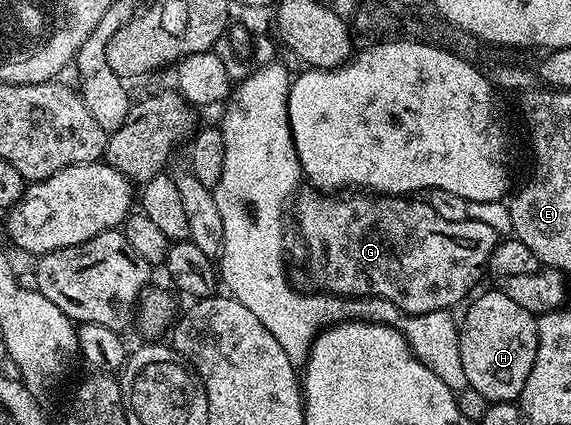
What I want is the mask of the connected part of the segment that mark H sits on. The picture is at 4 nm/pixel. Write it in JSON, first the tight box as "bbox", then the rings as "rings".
{"bbox":[458,291,538,403],"rings":[[[501,291],[480,293],[465,306],[466,318],[461,318],[458,334],[460,363],[464,363],[467,386],[478,391],[490,403],[517,402],[522,396],[522,388],[532,371],[538,350],[535,314],[508,299],[508,295]]]}

